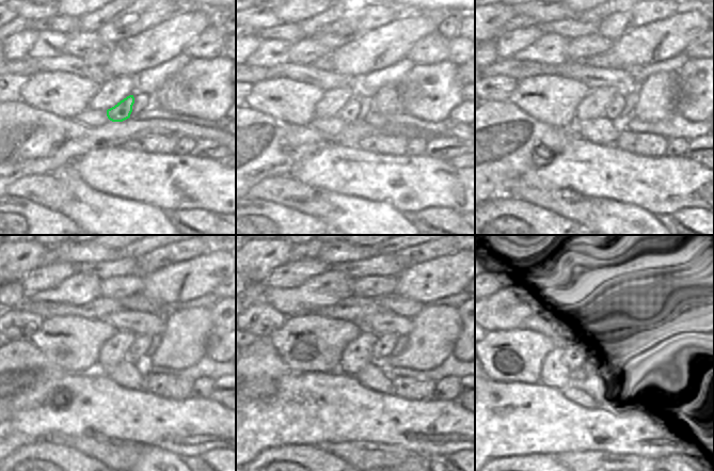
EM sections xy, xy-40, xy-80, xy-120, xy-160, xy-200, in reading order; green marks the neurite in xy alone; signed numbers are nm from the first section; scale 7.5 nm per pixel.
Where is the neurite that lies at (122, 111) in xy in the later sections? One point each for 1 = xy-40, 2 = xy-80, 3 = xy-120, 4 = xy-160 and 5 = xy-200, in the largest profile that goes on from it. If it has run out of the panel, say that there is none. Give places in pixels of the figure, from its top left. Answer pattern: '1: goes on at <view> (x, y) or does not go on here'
1: goes on at xy-40 (367, 105)
2: goes on at xy-80 (617, 105)
3: goes on at xy-120 (138, 352)
4: goes on at xy-160 (381, 350)
5: goes on at xy-200 (624, 344)

